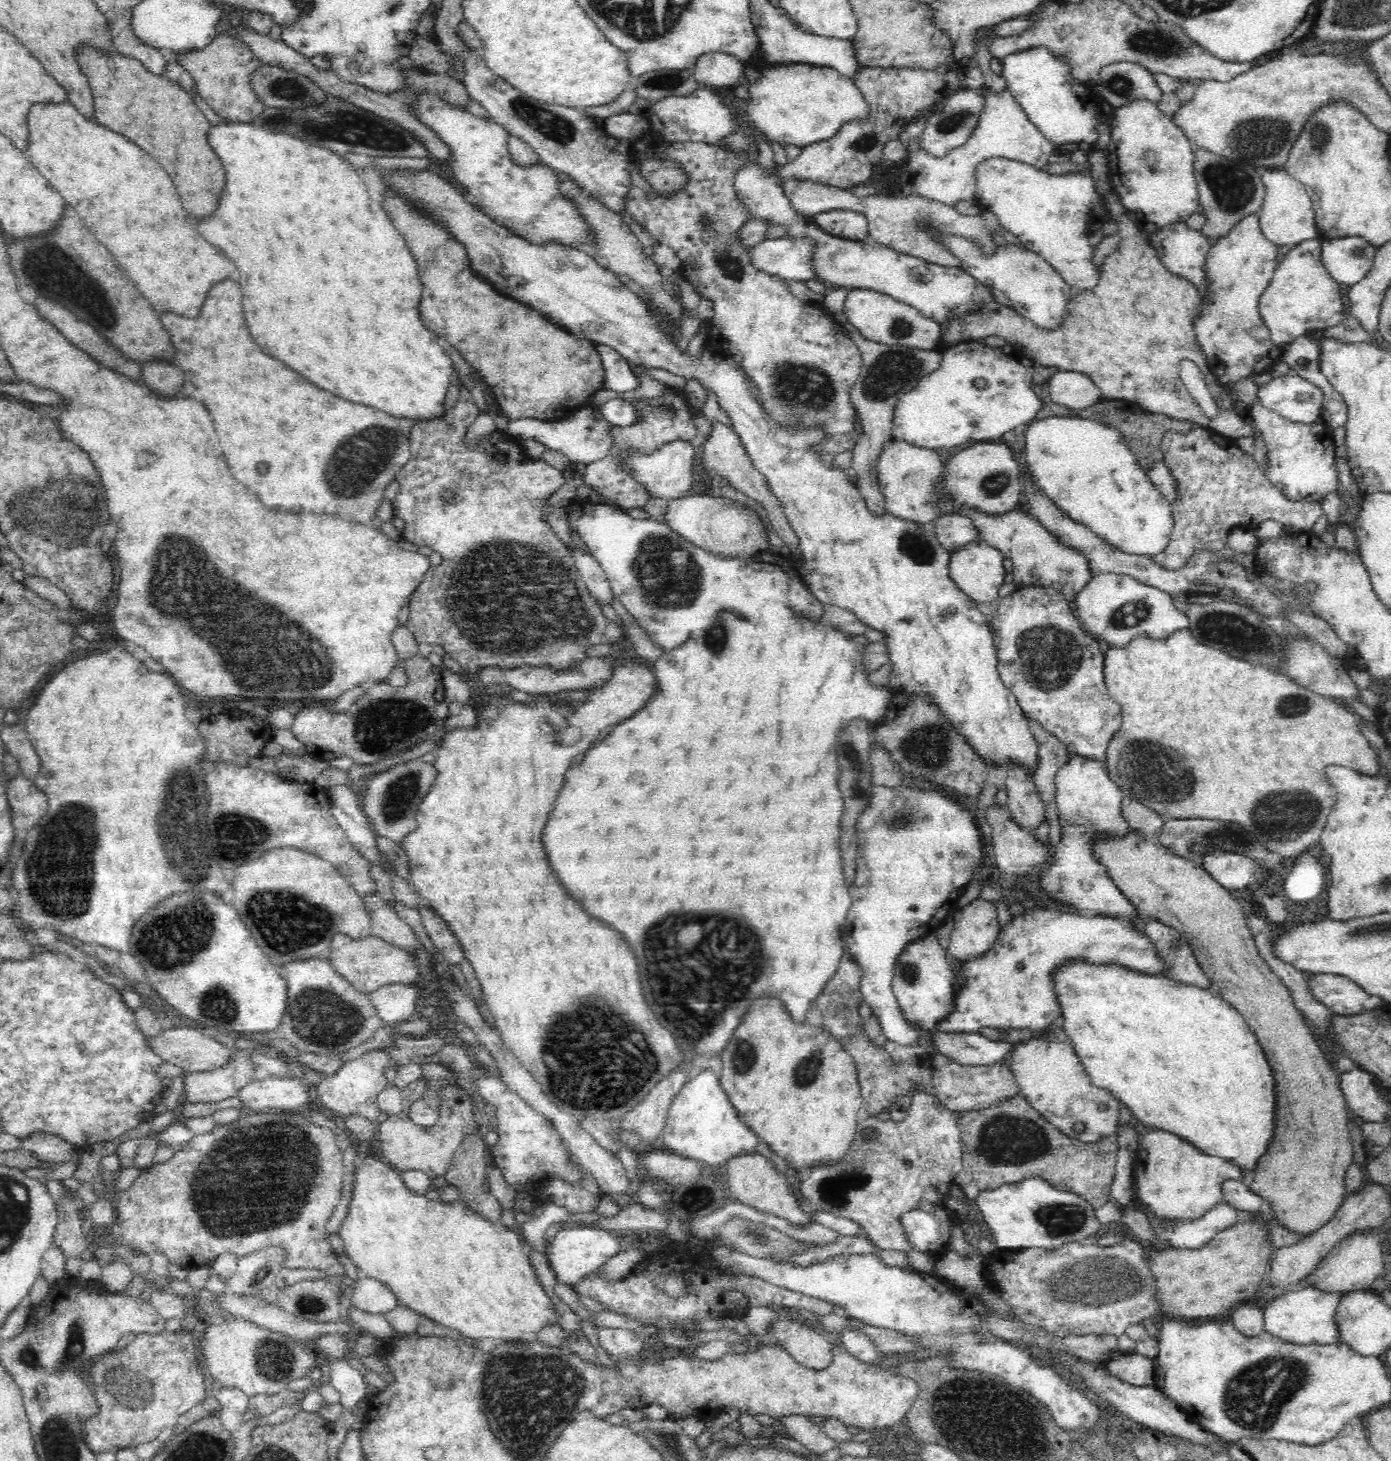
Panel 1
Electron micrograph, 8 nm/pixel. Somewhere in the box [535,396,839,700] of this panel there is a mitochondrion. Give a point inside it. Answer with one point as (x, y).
(668, 577)

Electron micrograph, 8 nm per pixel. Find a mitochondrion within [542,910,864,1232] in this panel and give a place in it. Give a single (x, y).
(737, 966)

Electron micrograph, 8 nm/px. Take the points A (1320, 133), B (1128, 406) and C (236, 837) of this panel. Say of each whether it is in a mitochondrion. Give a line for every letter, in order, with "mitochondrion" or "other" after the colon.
A: mitochondrion
B: other
C: mitochondrion

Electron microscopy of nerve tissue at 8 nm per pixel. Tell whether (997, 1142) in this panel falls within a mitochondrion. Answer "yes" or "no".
yes

